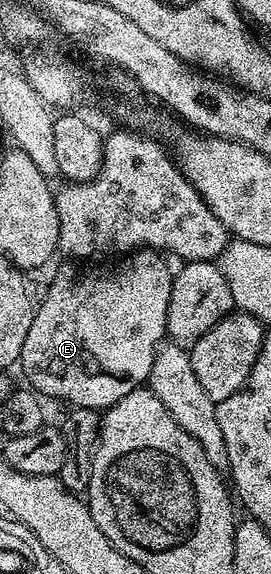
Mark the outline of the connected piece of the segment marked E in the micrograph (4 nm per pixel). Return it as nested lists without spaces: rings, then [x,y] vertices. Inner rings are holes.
[[[139,249],[129,257],[123,258],[118,267],[118,275],[109,275],[106,271],[94,267],[91,271],[85,271],[82,265],[66,265],[58,271],[58,276],[50,283],[50,288],[46,291],[46,296],[42,299],[42,304],[37,304],[32,329],[28,329],[28,337],[24,337],[24,349],[20,360],[20,368],[26,374],[26,379],[31,388],[37,391],[39,396],[50,399],[63,399],[74,407],[93,407],[95,409],[105,409],[113,407],[120,397],[128,397],[128,393],[139,390],[149,380],[152,361],[156,357],[159,347],[162,346],[167,338],[166,318],[168,317],[168,301],[172,297],[172,285],[174,284],[175,272],[170,271],[170,267],[165,263],[167,260],[161,254],[155,253],[149,249]]]

